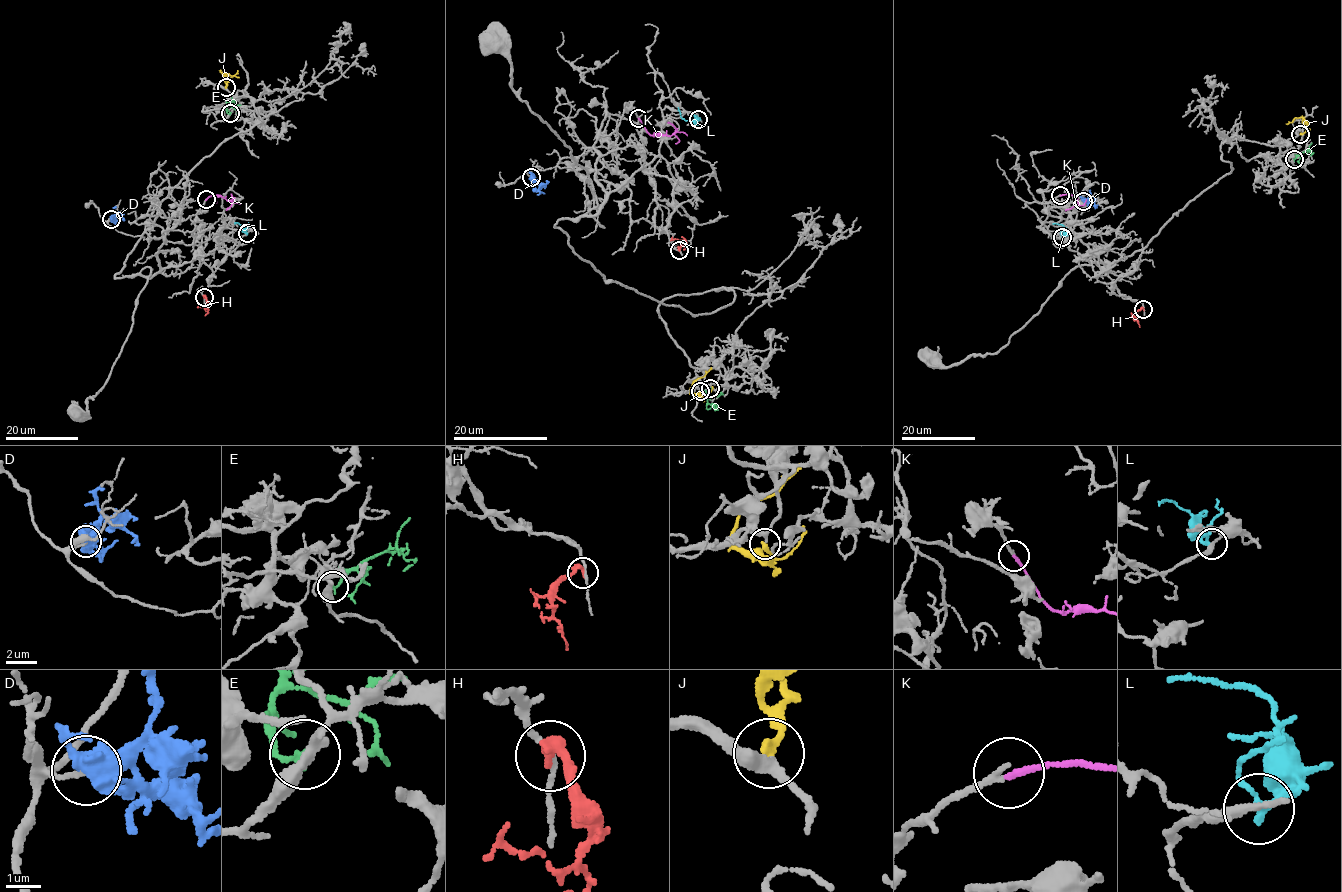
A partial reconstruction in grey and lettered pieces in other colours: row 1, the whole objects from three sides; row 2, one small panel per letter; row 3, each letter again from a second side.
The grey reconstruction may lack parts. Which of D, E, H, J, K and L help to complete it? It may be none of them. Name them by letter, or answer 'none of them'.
J, K

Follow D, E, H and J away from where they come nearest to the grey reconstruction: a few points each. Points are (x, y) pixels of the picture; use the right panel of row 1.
D: (1083, 201), (1098, 205)
E: (1294, 159), (1310, 151), (1312, 143)
H: (1143, 309), (1141, 308), (1134, 319), (1130, 313)
J: (1300, 134), (1306, 127), (1301, 117), (1286, 124)

